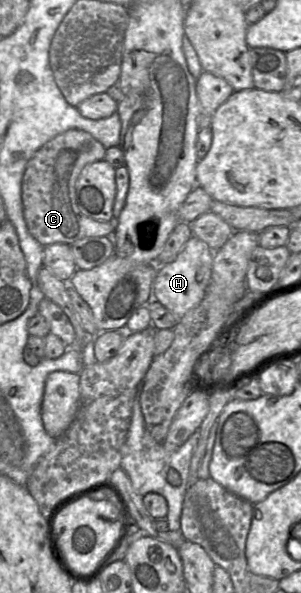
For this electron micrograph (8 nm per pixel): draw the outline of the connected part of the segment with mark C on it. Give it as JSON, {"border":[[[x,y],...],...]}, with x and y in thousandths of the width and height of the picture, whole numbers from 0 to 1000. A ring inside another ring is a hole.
{"border":[[[229,218],[130,250],[93,270],[73,304],[73,341],[100,395],[146,417],[183,410],[236,413],[289,400],[372,400],[379,374],[329,374],[279,363],[252,337],[252,307],[296,277],[346,270],[352,250],[302,226]]]}

